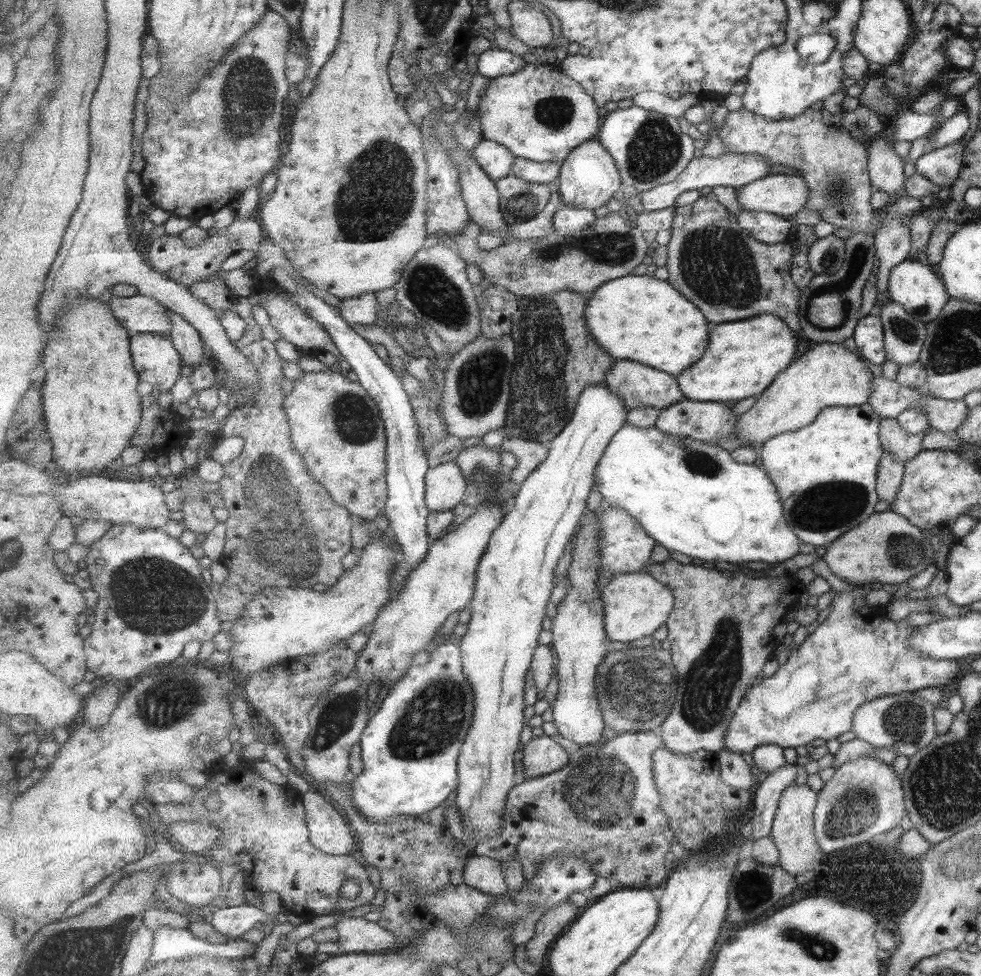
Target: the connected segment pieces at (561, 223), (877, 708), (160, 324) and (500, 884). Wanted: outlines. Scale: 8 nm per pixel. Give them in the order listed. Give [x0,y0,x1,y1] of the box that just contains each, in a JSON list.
[[553,203,597,233],[851,692,936,758],[108,293,173,335],[465,854,511,897]]

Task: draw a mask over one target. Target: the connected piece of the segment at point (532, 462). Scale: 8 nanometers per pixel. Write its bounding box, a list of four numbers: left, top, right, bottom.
[501,436,549,484]

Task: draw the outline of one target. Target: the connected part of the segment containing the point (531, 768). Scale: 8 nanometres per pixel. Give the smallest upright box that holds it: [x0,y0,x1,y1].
[524,736,572,779]

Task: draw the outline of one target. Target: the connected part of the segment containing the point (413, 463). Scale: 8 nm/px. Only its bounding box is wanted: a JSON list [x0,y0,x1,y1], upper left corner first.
[297,277,432,566]

